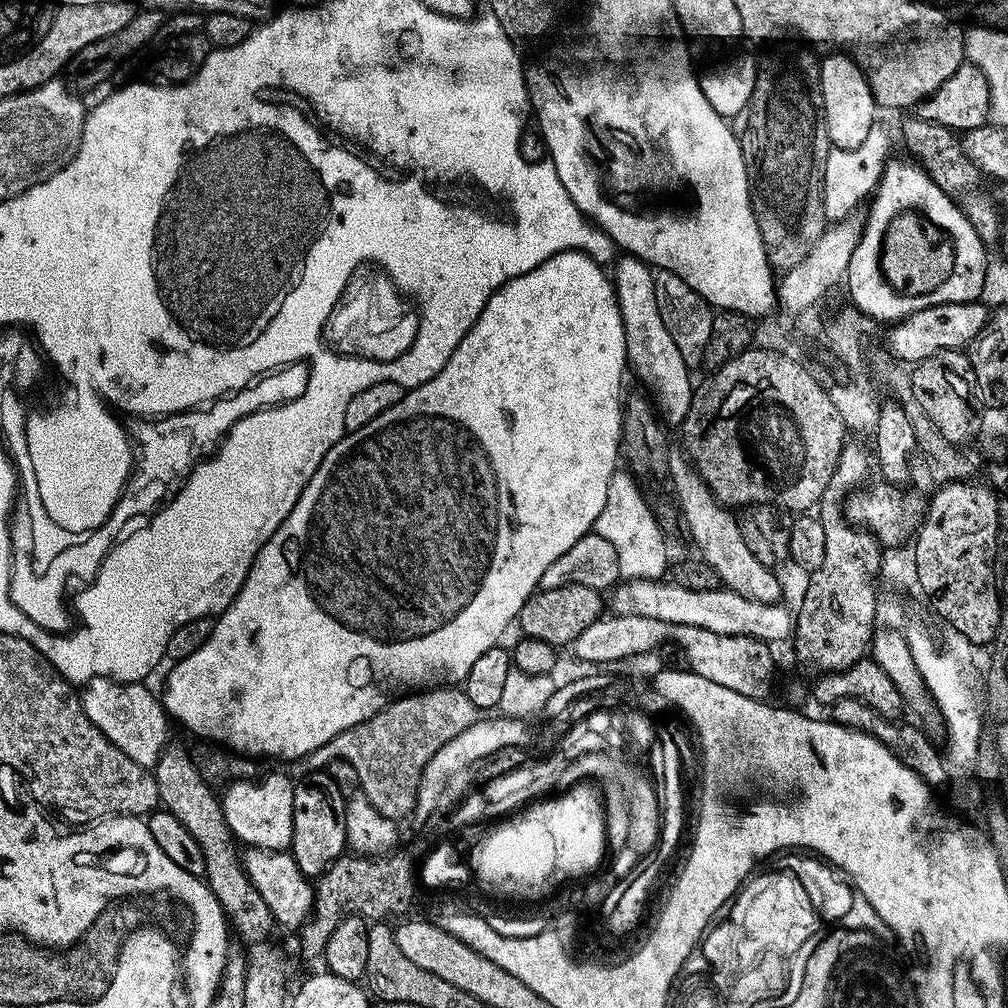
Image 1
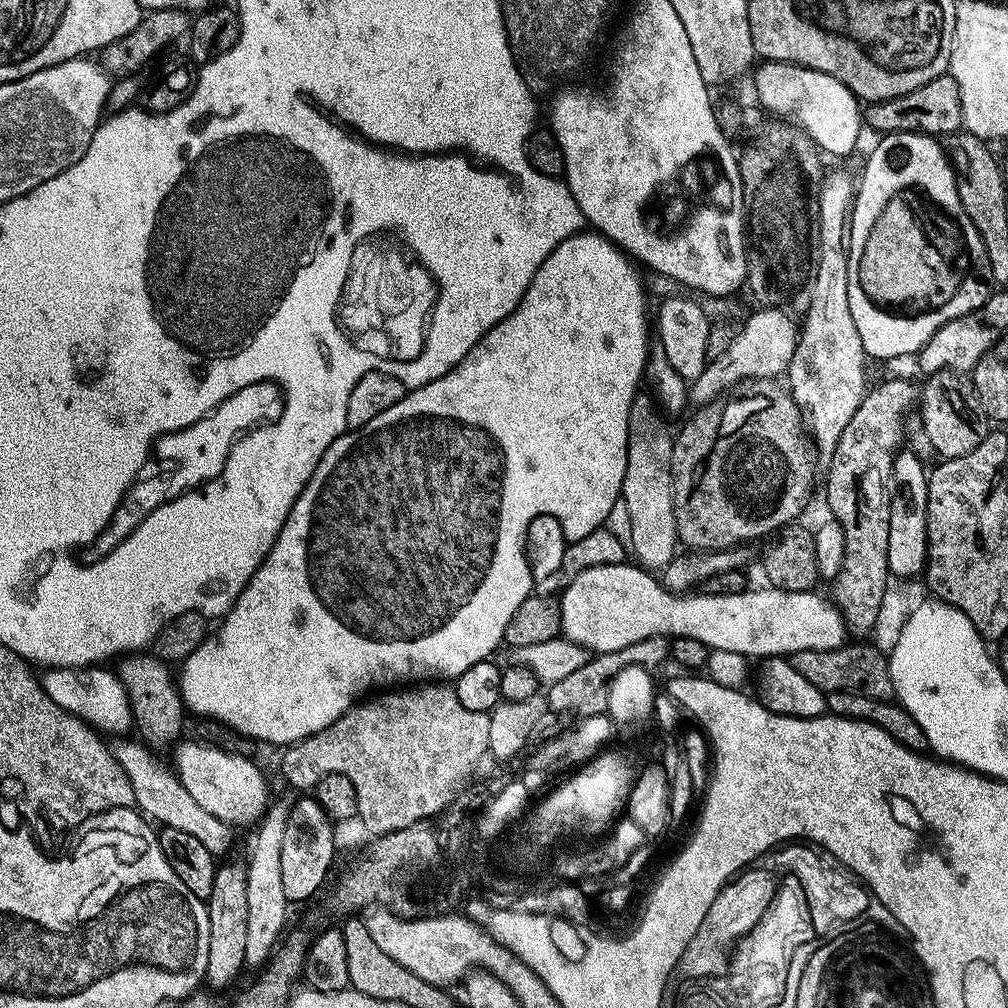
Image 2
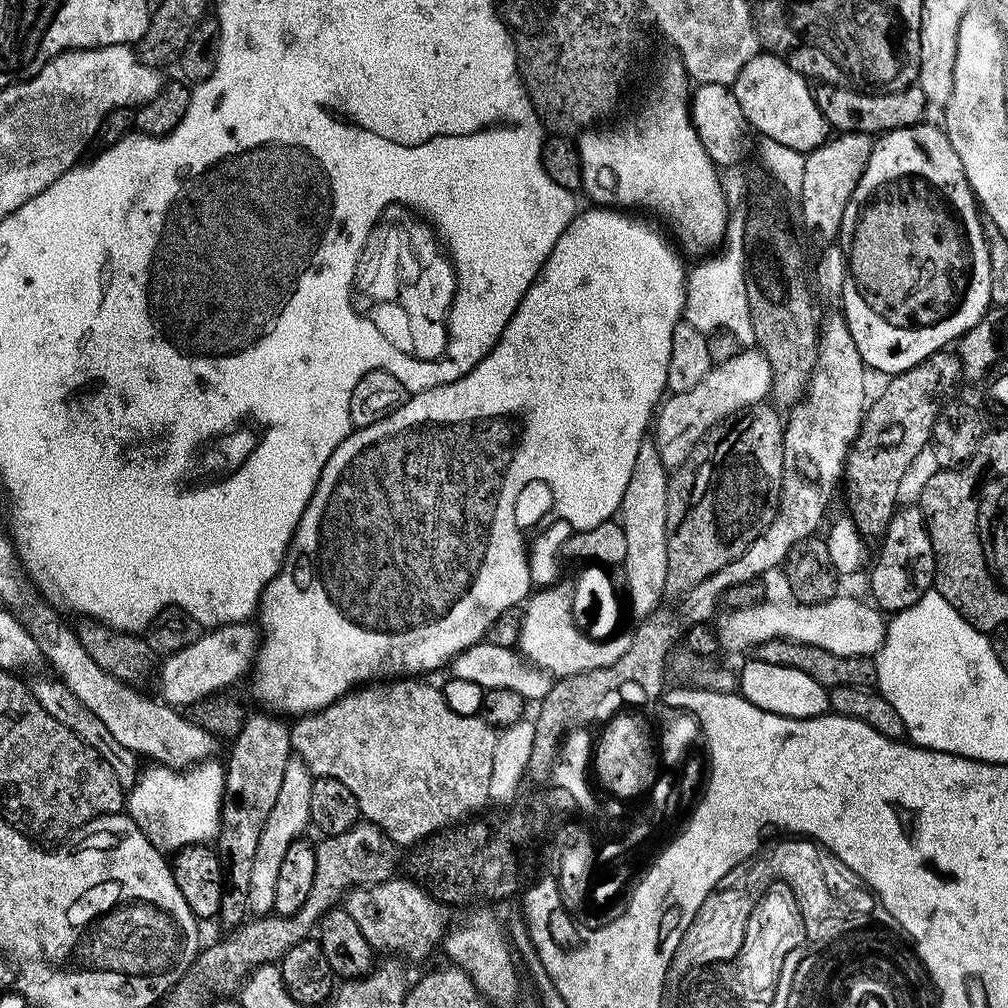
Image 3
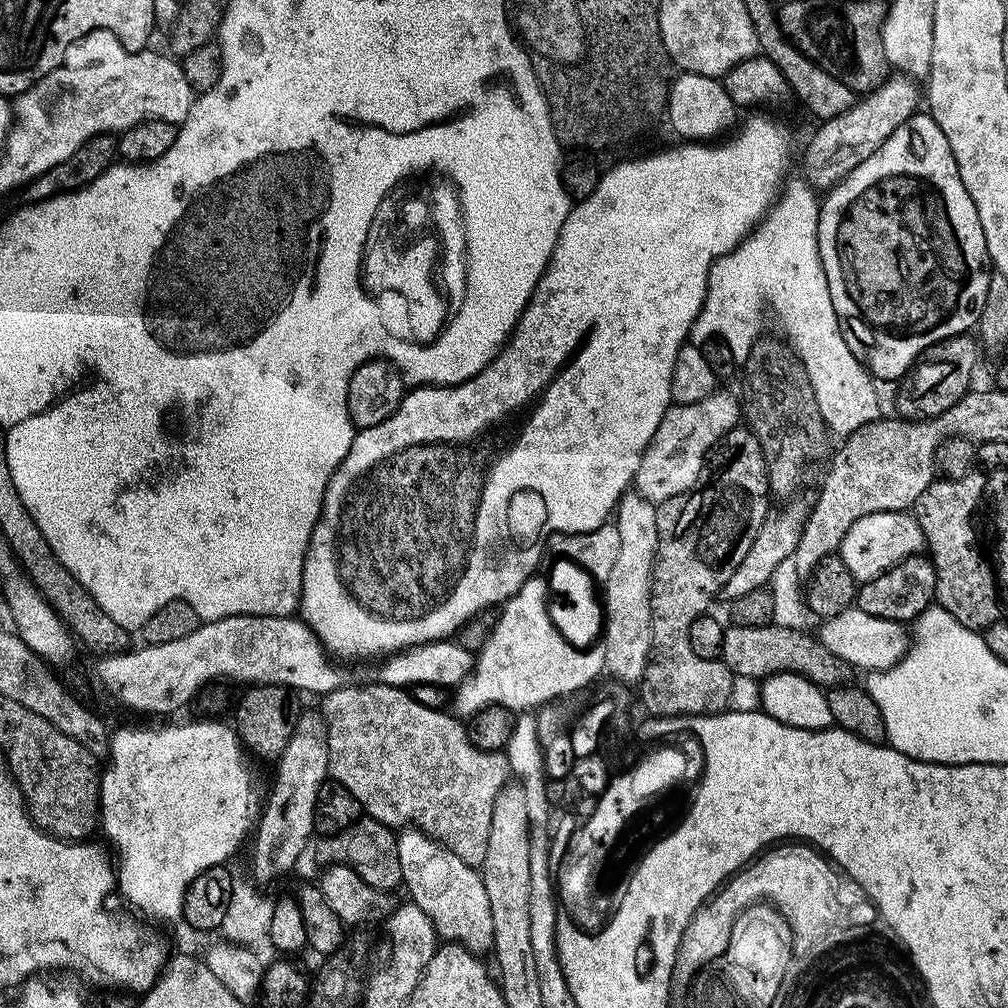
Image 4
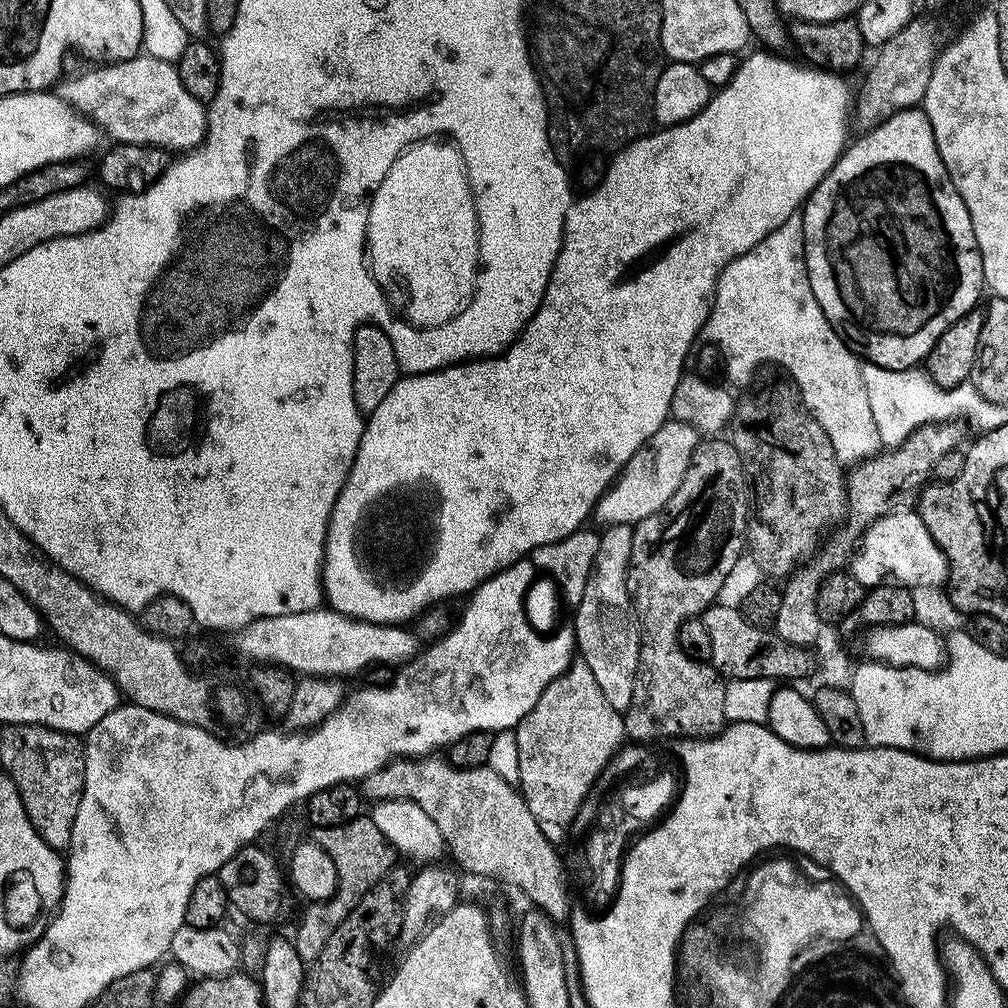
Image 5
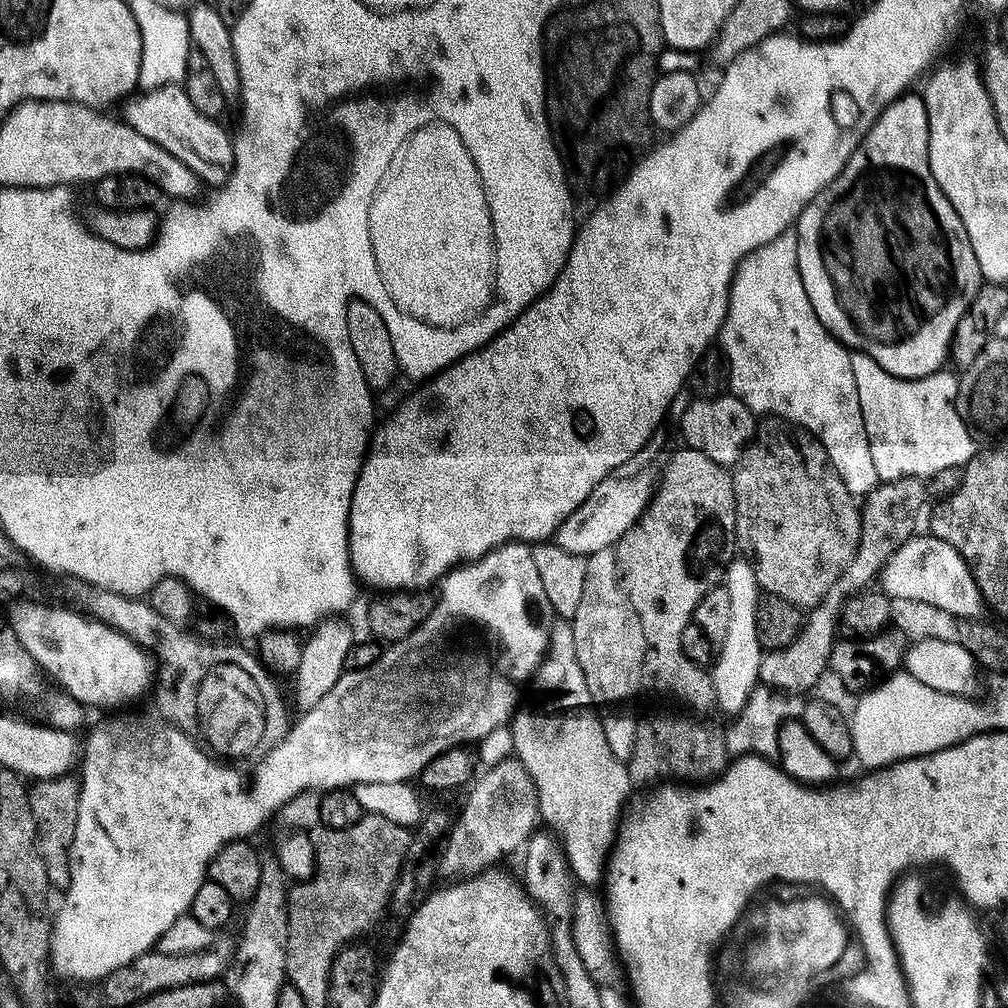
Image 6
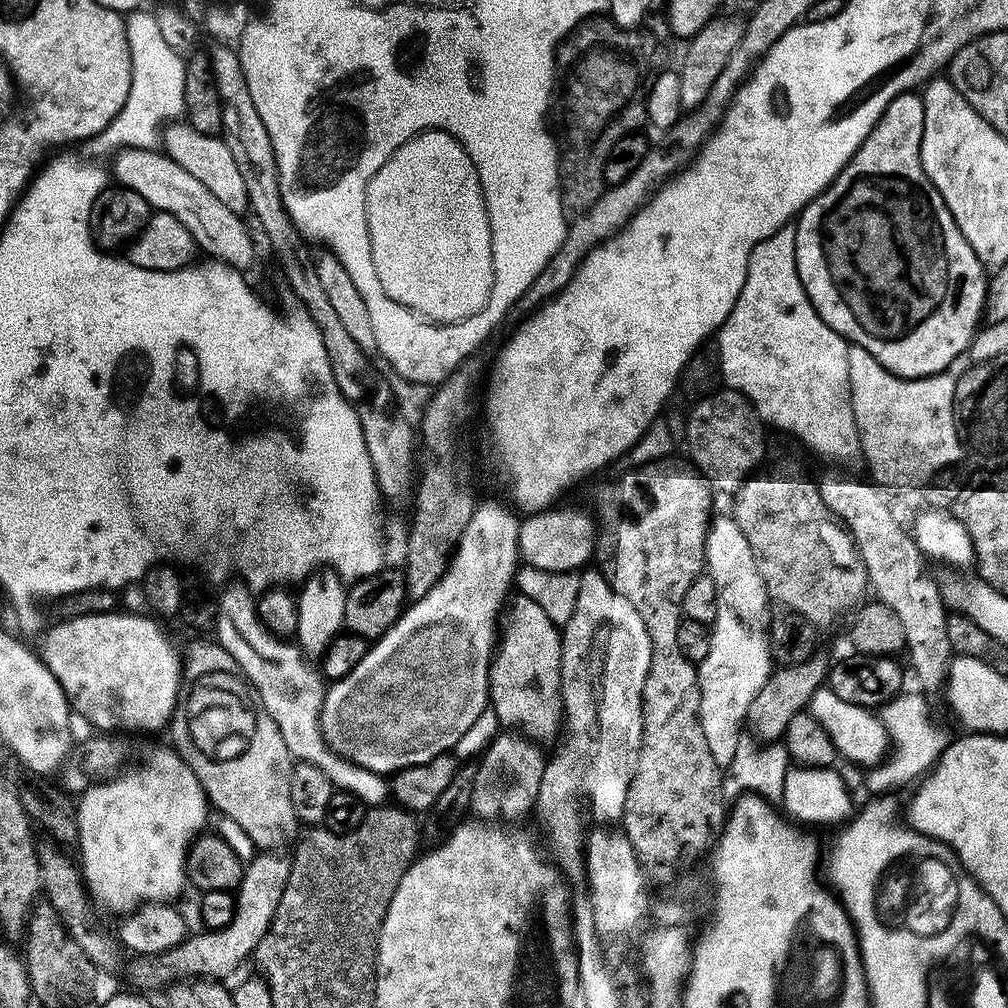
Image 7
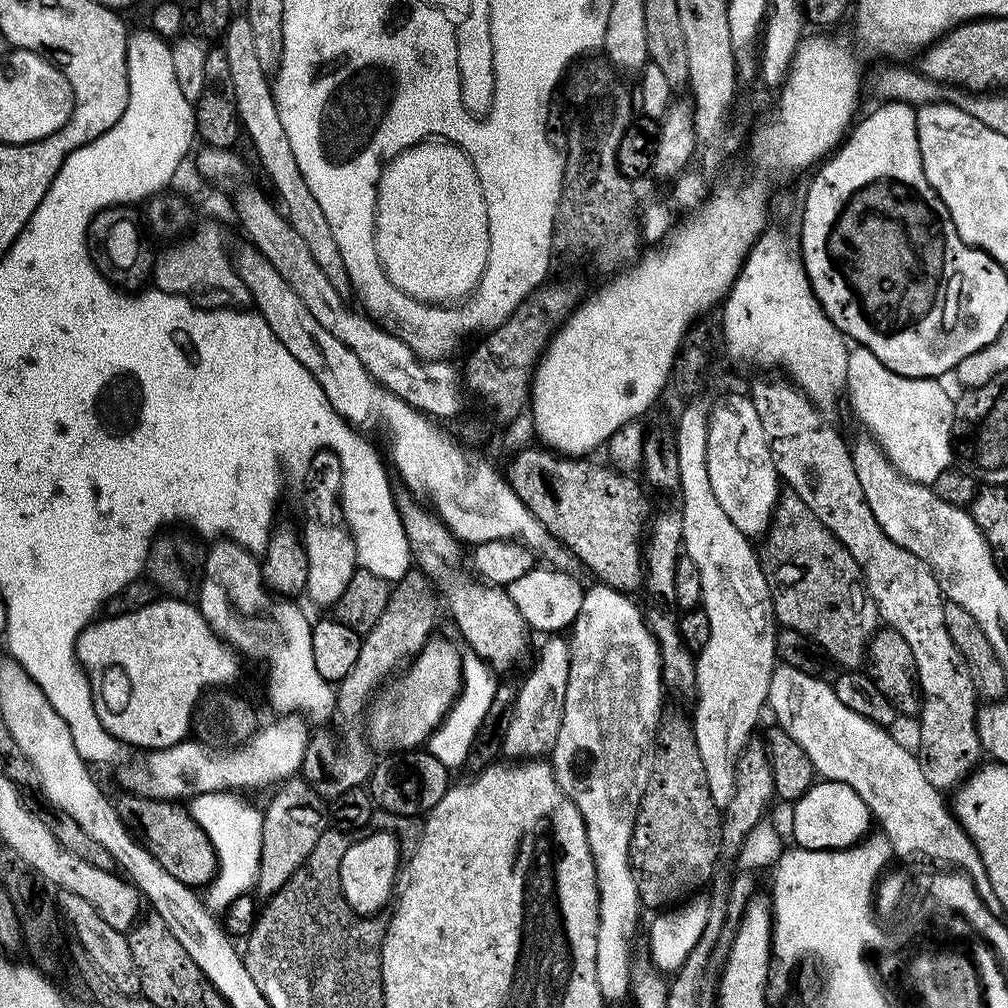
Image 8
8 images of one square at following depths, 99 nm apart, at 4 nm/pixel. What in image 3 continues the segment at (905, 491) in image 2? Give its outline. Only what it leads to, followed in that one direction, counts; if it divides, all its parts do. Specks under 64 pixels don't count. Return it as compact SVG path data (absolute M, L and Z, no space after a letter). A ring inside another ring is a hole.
M916 506L897 507L879 544L880 553L868 576L868 588L872 591L870 600L881 613L895 614L914 606L914 602L933 587L936 578L936 555L924 513Z

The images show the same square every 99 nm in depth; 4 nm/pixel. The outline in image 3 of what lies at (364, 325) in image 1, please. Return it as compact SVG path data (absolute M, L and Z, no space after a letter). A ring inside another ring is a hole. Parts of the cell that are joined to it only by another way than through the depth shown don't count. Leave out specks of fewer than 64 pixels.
M392 204L389 208L384 208L380 219L373 224L368 232L368 237L364 240L364 245L358 258L356 273L352 279L352 306L360 316L366 317L374 326L378 328L379 333L386 338L398 350L402 350L408 356L413 356L419 360L436 360L444 353L444 347L448 341L448 307L452 305L452 299L456 293L456 271L452 268L452 262L442 251L438 243L438 237L431 227L417 213L398 204Z

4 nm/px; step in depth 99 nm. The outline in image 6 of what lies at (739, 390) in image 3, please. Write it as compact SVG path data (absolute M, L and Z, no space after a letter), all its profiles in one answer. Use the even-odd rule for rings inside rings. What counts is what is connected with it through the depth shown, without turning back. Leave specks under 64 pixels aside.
M648 468L630 476L610 475L594 486L586 500L571 512L557 530L554 542L568 553L591 557L606 549L608 551L625 536L626 530L636 523L638 517L648 507L652 493L658 482L657 471Z

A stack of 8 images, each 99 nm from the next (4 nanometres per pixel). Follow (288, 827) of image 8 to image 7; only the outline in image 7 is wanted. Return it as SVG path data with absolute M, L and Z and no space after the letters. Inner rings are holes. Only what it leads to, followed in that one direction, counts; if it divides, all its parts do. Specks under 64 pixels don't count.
M272 850L253 855L252 859L247 861L239 888L234 892L236 913L230 926L189 935L188 939L178 946L159 952L156 956L132 958L128 964L128 980L133 985L129 985L136 990L164 990L169 984L189 978L223 981L223 976L230 975L247 956L249 959L255 953L258 942L262 942L274 918L274 910L278 910L278 902L282 902L282 890L286 890L291 869L292 865L287 855L277 854Z

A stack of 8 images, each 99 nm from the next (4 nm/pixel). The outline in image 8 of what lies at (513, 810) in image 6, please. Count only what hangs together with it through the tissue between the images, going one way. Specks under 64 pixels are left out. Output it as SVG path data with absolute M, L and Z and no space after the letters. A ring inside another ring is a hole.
M560 634L549 635L545 640L548 641L541 646L536 664L517 687L517 698L509 714L503 742L503 755L512 756L508 758L544 758L558 742L566 702L566 682L570 678L570 646Z

